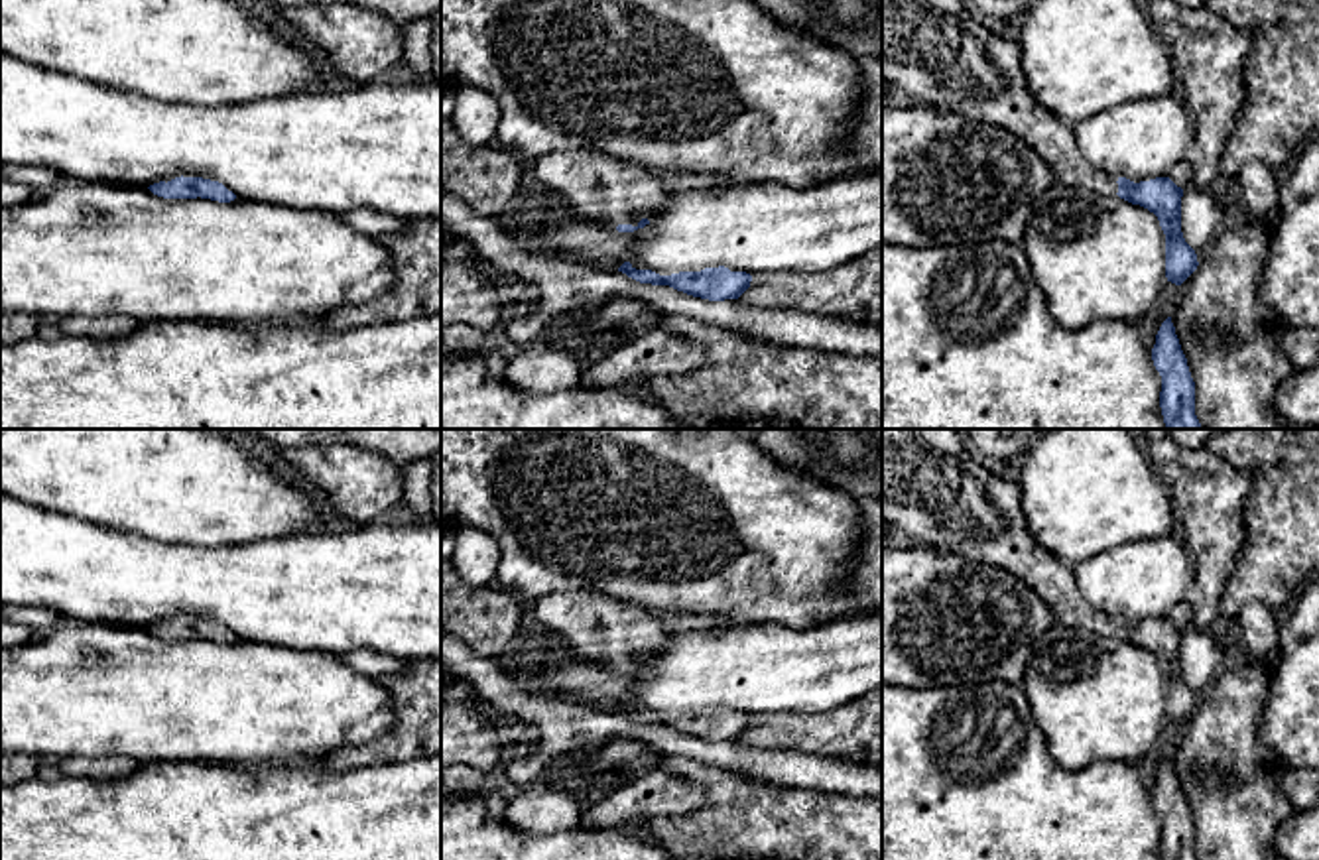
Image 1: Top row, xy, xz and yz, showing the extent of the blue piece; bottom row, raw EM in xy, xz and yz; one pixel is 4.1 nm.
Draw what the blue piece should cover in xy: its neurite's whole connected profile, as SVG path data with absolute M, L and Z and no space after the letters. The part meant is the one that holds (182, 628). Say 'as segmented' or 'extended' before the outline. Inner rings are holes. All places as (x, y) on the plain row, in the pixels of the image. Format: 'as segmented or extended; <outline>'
as segmented; M175 618L171 622L159 622L148 628L154 636L163 640L211 640L219 644L230 644L236 640L222 624L203 618Z

